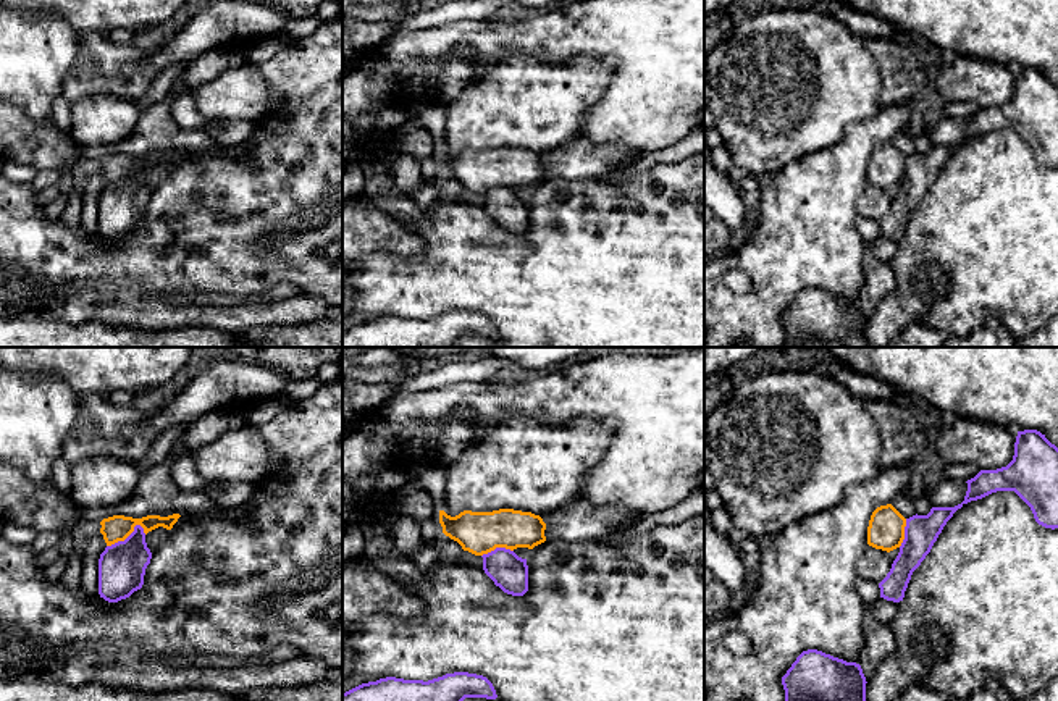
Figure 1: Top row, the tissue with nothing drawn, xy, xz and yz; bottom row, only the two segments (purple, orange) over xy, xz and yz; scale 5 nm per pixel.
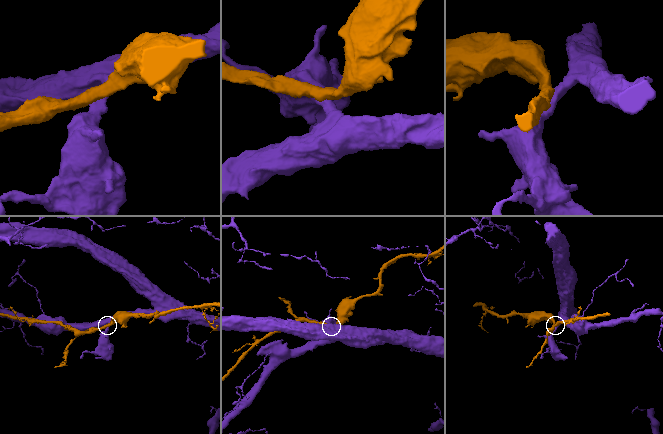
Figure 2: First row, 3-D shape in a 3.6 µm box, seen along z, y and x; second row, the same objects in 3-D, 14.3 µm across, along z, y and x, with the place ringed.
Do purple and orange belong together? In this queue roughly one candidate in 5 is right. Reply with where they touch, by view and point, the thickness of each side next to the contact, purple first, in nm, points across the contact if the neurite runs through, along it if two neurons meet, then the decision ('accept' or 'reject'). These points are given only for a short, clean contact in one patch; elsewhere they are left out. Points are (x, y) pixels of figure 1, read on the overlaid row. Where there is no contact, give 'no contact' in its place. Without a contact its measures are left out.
meets purple in xy at (128, 537); 240 nm thick on the purple side, 130 nm on the other; border along xy (144, 528), (136, 525), (123, 540), (107, 546); reject

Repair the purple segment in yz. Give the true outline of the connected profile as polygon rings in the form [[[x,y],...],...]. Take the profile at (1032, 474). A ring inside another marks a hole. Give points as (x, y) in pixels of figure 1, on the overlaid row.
[[[1037,430],[1018,431],[1013,460],[997,470],[980,470],[968,480],[964,501],[955,507],[932,507],[927,515],[906,518],[905,539],[887,577],[880,598],[900,602],[913,572],[930,552],[953,514],[971,501],[997,491],[1014,491],[1045,528],[1058,528],[1058,447]]]

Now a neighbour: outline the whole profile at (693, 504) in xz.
[[[704,488],[695,489],[670,509],[644,515],[633,527],[612,533],[609,539],[612,543],[620,543],[627,538],[648,533],[659,525],[677,525],[701,514],[704,514]]]

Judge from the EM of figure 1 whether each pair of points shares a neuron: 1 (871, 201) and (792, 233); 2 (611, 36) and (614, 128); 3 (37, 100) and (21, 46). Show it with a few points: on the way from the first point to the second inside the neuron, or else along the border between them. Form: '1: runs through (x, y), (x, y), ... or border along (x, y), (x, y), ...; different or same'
1: border along (868, 183), (858, 199), (856, 214); different
2: runs through (625, 58), (625, 105); same
3: runs through (33, 88), (31, 75), (21, 58); same

